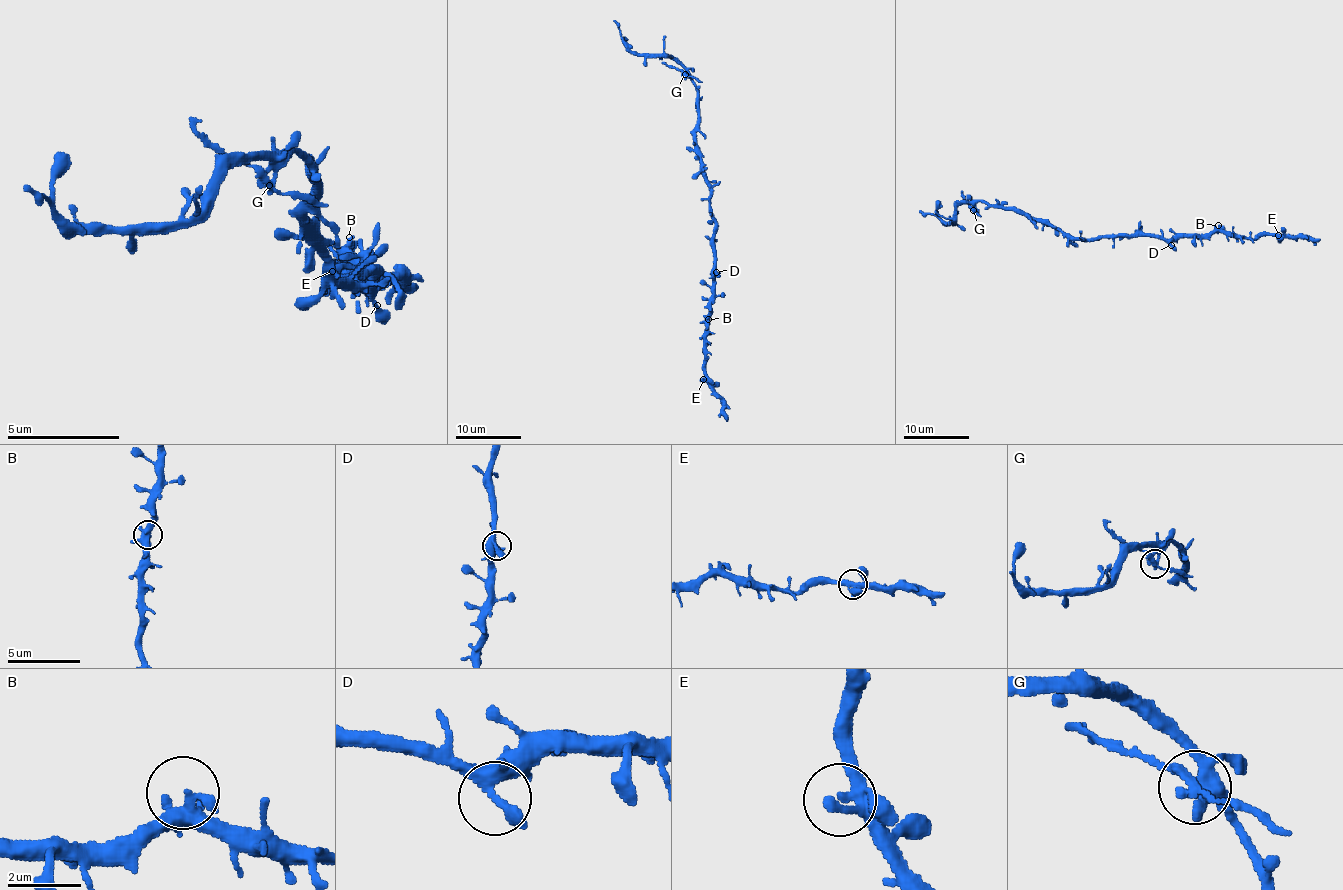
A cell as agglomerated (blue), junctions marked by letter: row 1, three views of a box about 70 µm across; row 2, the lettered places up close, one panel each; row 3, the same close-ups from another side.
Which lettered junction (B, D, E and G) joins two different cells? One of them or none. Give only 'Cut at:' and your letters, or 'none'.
Cut at: G

